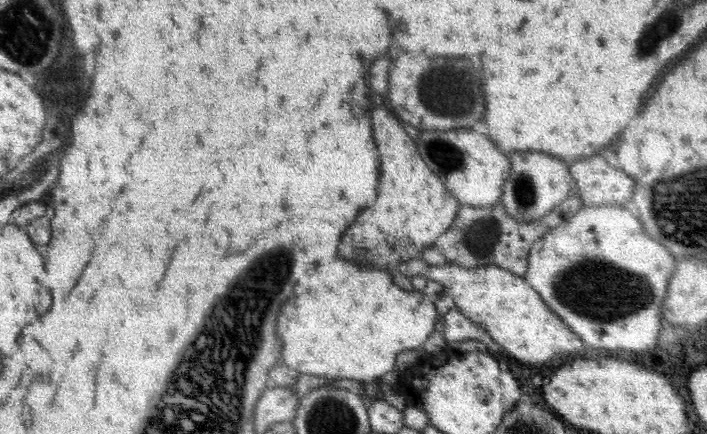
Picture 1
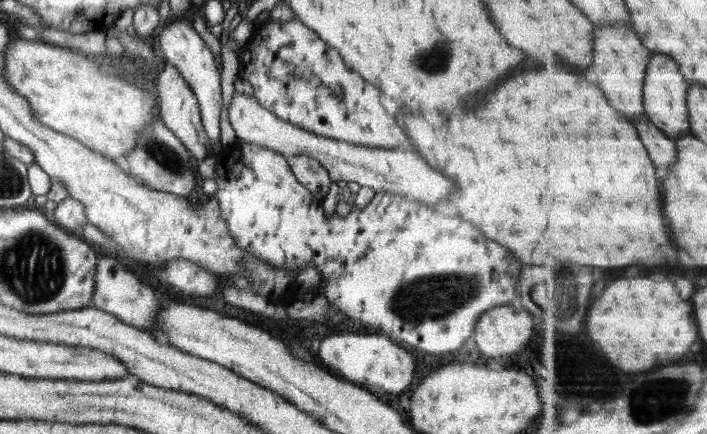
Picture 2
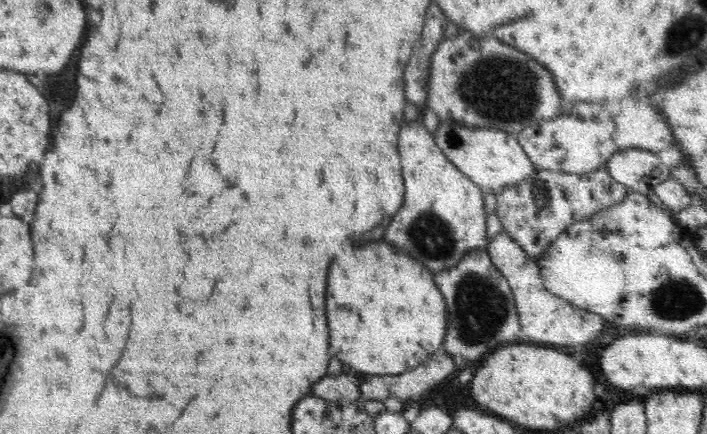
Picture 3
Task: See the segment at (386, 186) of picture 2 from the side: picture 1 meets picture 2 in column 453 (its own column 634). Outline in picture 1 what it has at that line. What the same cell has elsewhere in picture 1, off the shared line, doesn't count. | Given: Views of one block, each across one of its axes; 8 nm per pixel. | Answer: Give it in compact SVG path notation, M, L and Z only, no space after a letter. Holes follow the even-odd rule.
M600 151L569 165L574 186L582 199L582 206L623 205L628 203L634 194L634 178L620 168L612 168L606 158L600 156Z

